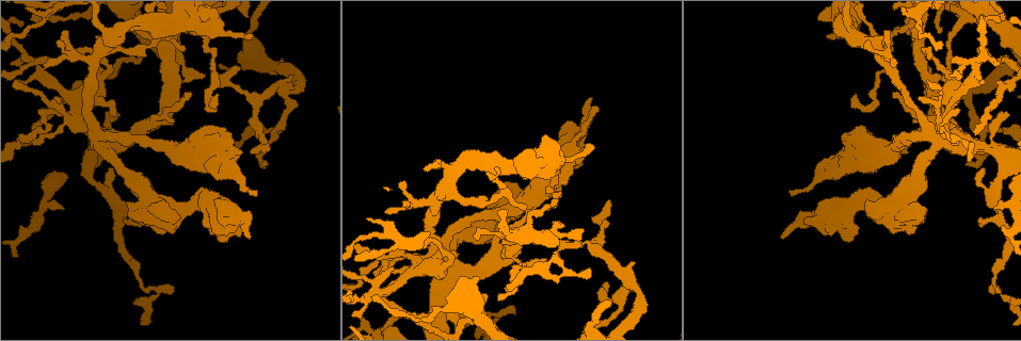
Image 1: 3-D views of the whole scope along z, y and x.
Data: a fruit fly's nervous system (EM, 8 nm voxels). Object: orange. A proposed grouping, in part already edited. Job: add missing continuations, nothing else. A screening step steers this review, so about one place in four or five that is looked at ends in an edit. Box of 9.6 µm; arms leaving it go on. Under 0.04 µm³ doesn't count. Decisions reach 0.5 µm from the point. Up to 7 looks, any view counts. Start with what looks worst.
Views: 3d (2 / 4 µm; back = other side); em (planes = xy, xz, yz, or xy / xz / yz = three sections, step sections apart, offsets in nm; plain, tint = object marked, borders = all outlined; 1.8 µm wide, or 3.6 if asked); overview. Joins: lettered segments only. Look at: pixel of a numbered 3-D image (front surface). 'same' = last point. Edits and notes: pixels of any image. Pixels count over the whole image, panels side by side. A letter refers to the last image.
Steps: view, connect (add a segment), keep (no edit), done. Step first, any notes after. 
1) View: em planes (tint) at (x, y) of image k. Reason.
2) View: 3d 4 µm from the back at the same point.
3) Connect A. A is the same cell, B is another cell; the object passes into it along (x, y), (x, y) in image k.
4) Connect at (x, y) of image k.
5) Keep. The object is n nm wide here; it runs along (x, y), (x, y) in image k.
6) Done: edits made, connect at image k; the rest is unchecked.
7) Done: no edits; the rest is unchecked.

View: em planes (borders) at (975, 133) of image 1. Free end.

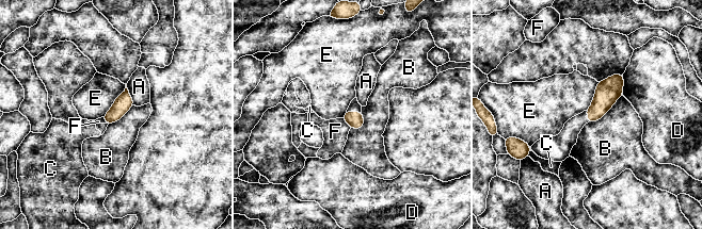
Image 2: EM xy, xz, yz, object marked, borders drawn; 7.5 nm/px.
Keep. The object is 120 nm wide here; A, B, C, D, E and F are other cells; no lettered segment goes on from it.

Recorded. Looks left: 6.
View: 3d 4 µm at (942, 30) of image 1. An open end.

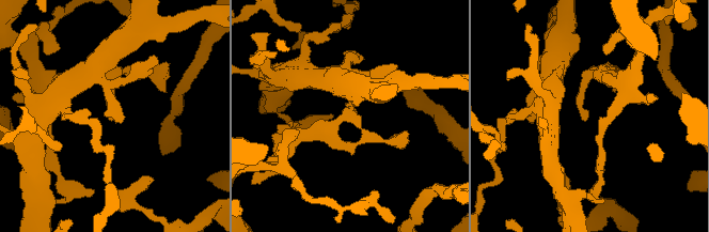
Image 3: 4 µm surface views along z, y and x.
View: em planes (borders) at (586, 115) of image 3.

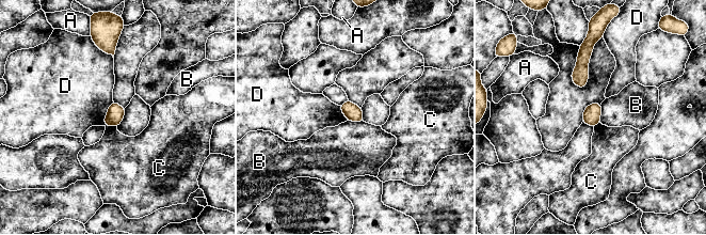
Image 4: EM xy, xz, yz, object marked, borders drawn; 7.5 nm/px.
Keep. A, B, C and D are other cells; no lettered segment goes on from it.

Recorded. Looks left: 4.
View: 3d 4 µm at (608, 201) of image 1. An open end.

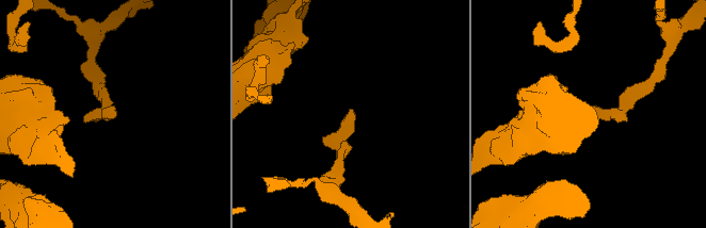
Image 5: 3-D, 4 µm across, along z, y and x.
View: em planes (borders) at (350, 109) of image 5. Need the tissue.

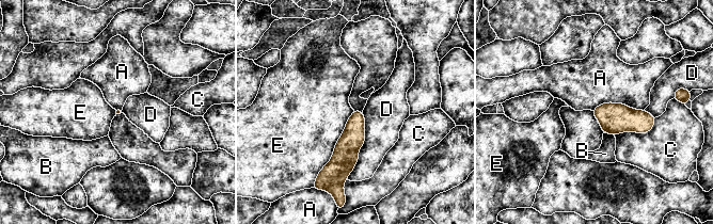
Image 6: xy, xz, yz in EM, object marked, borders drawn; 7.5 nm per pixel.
Keep. The longest contact is with E, 550 nm; A, B, C, D and E are other cells; a border runs along (353, 110), (332, 157), (317, 176) in image 6; no lettered segment goes on from it.

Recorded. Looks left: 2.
Done: no edits; the rest is unchecked.

